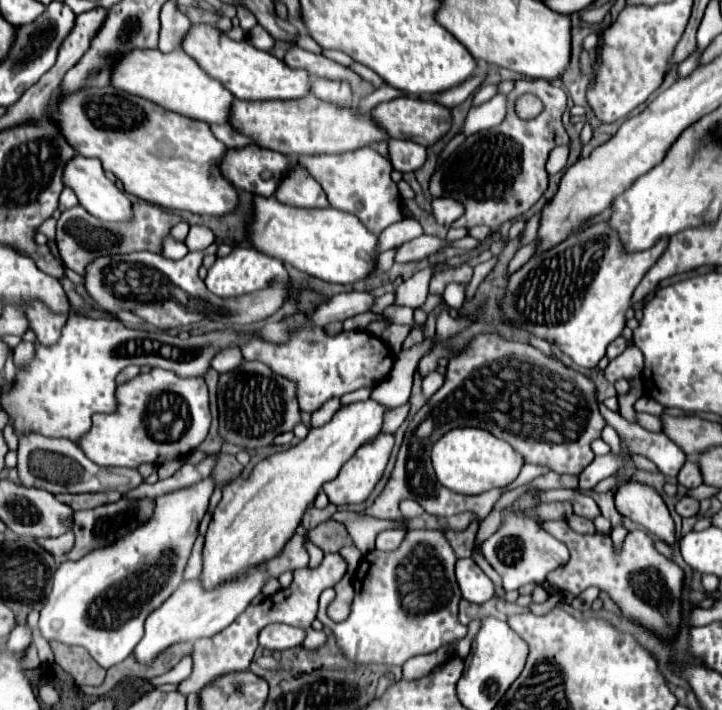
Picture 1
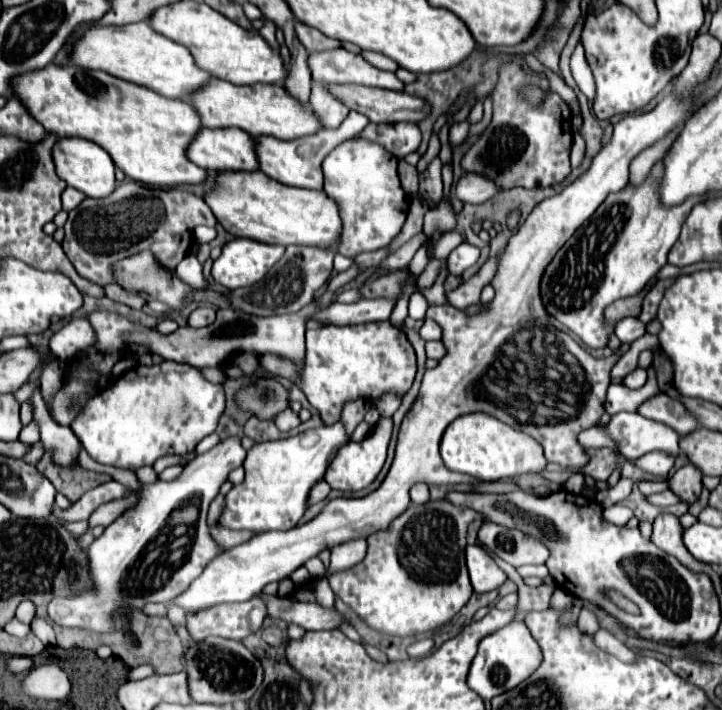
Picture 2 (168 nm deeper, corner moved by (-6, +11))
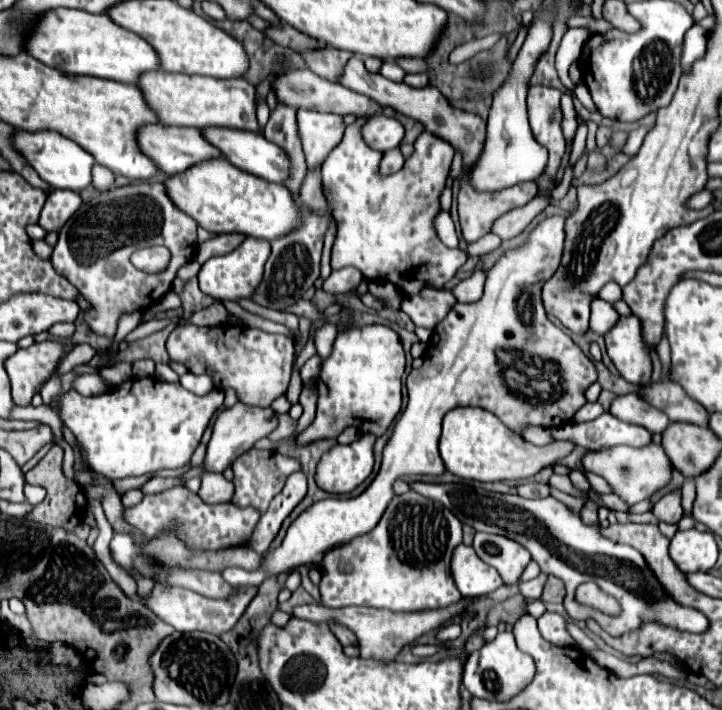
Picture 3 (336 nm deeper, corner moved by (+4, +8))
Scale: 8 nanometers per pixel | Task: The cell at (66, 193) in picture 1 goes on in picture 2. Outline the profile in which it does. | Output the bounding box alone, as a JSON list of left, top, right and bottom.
[62,187,84,213]

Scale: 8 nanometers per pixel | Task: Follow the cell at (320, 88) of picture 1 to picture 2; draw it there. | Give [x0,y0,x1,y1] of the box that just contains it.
[310,83,350,129]

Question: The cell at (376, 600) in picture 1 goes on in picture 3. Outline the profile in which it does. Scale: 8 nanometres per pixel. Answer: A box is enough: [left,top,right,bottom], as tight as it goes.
[320,490,462,612]

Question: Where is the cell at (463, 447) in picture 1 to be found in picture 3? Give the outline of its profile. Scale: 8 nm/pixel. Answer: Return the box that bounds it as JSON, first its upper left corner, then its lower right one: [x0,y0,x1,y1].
[440,408,574,482]

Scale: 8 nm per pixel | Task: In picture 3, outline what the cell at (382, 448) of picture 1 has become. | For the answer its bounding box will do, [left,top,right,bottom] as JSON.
[316,434,374,494]

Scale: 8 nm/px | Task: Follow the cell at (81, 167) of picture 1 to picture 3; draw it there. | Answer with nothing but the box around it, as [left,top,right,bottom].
[14,130,96,192]

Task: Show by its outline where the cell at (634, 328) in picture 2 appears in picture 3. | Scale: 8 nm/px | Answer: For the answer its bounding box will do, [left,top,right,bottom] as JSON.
[604,318,652,386]

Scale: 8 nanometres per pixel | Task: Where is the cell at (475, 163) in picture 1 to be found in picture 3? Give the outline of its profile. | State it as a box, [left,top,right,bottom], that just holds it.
[528,86,564,184]

